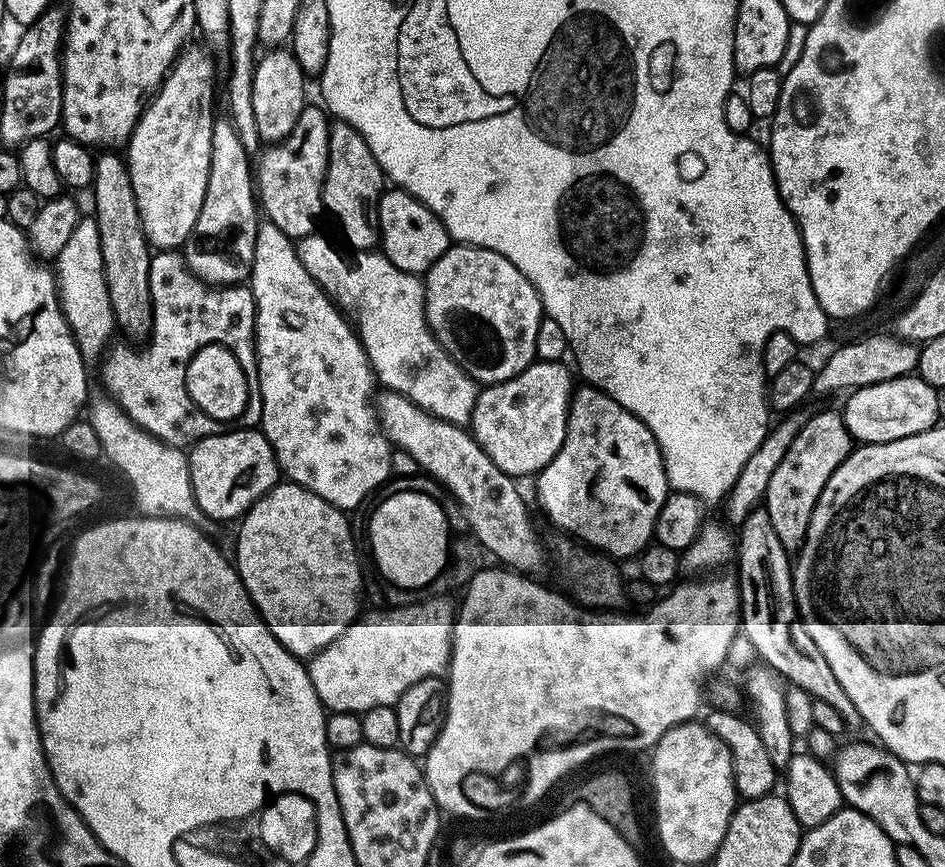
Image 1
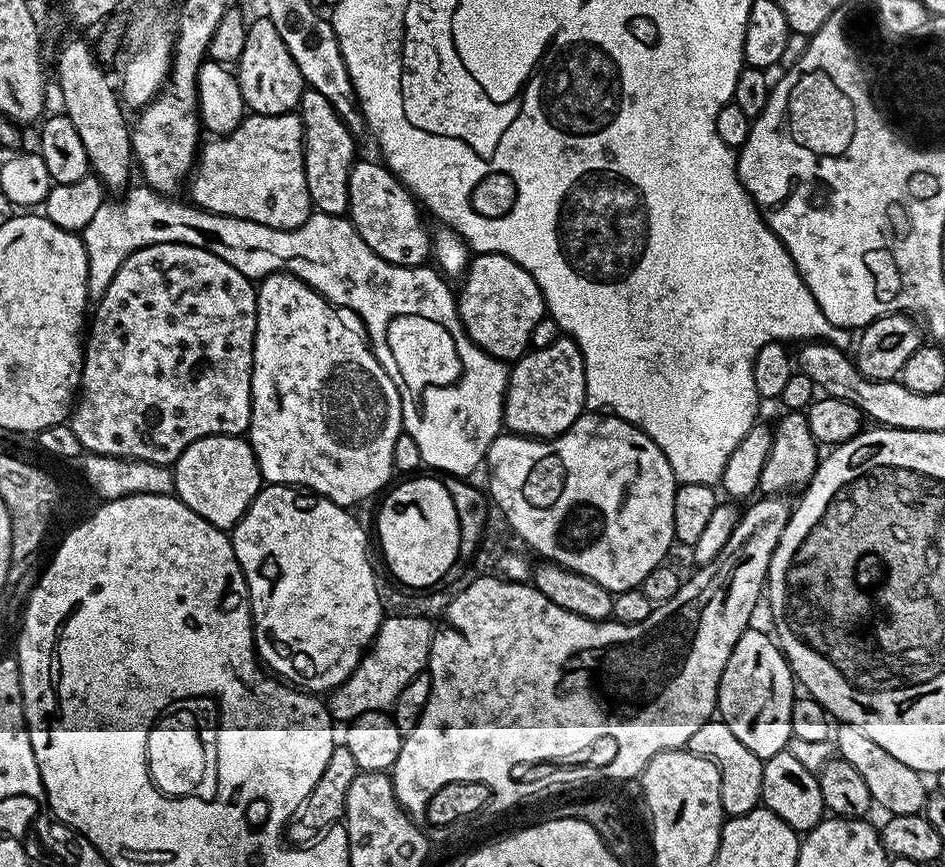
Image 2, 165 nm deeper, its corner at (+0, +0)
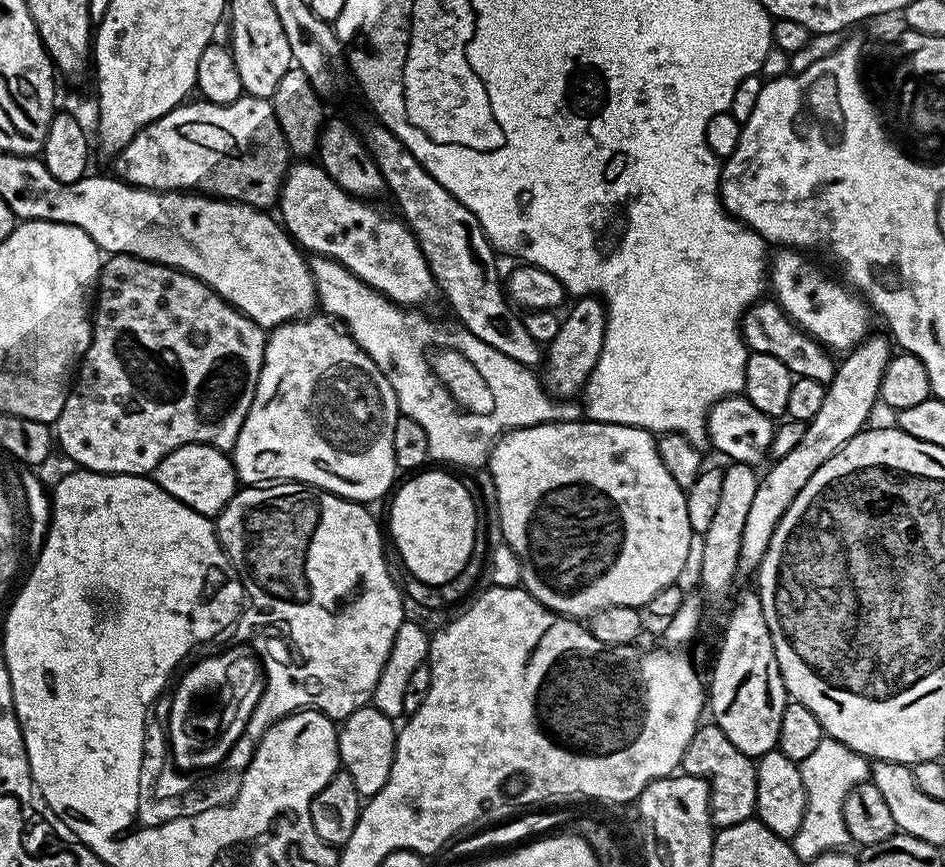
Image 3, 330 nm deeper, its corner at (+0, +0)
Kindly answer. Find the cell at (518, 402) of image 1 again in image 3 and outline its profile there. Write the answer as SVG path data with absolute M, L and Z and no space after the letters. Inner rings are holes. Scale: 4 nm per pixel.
M580 298L560 322L558 334L547 341L546 355L542 360L542 383L557 398L572 398L583 389L588 375L594 370L602 354L602 342L606 332L607 311L599 299Z

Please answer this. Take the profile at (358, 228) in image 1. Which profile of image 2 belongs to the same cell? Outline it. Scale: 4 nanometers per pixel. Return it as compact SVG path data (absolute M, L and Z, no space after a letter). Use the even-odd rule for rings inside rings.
M305 87L298 115L304 127L304 169L308 196L315 211L342 216L348 210L348 179L354 161L357 159L357 137L342 122L342 118L326 102L318 90Z

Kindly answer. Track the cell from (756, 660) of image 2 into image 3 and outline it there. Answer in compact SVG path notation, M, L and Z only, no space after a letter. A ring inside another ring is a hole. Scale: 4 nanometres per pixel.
M759 591L744 592L728 616L724 641L716 652L716 665L712 668L712 684L710 680L706 688L711 719L742 754L759 758L777 747L782 710L786 710L788 703L790 697L778 670L778 658L774 654L770 626L766 626L766 614L762 614Z

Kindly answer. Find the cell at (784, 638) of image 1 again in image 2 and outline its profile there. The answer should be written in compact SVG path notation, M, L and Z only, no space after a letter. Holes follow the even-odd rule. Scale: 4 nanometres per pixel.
M837 723L834 728L834 748L839 759L850 762L858 774L862 774L862 779L866 781L866 786L870 789L873 805L885 808L885 813L901 816L902 814L917 815L923 813L924 804L929 798L929 789L924 789L925 777L919 772L915 772L906 762L898 762L894 754L887 750L882 750L874 738L869 738L858 730L858 726L853 724Z

